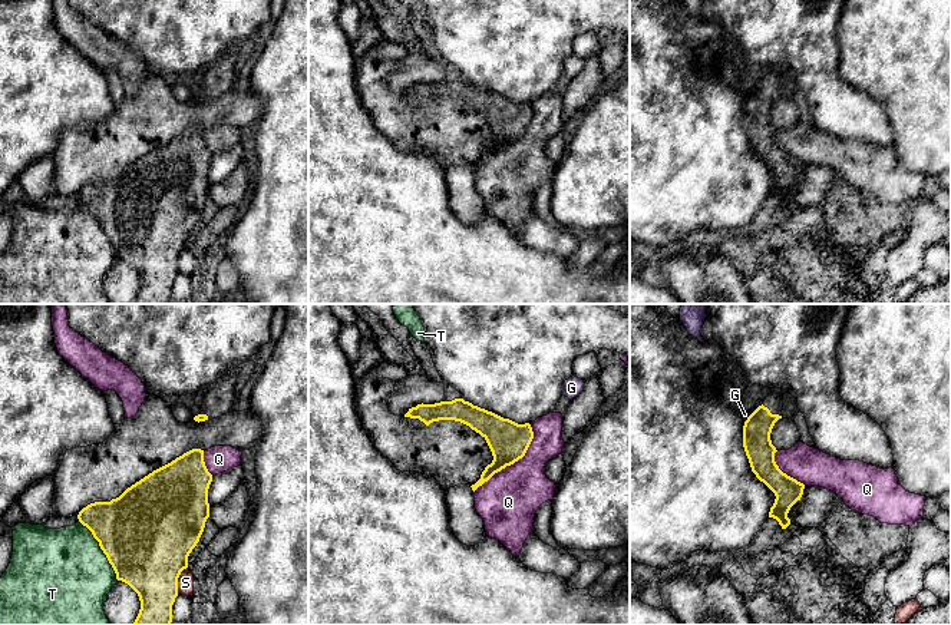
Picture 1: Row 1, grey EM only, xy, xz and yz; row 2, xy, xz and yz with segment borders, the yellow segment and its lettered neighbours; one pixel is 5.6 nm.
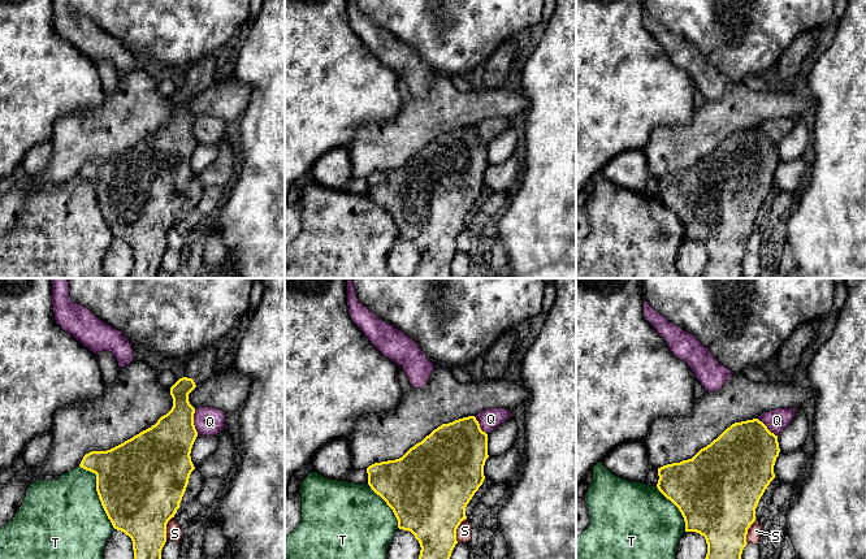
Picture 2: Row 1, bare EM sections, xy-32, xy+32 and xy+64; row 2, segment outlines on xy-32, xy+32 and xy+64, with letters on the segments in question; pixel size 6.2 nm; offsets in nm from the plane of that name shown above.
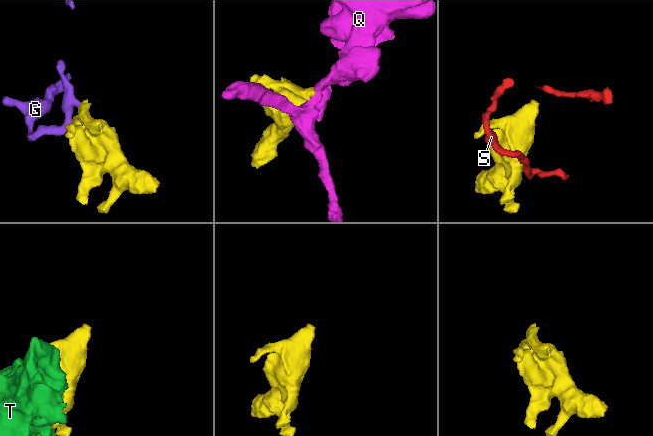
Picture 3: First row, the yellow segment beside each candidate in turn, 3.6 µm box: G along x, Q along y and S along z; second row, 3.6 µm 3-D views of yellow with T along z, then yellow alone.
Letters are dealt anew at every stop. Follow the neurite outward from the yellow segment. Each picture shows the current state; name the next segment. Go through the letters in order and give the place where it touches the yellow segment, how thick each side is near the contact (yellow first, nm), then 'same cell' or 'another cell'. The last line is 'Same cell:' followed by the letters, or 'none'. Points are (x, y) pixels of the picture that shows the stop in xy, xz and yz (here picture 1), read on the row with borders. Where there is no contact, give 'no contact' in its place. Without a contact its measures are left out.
G: contact yz (748, 419); calibres 160 and 50 nm; another cell
Q: contact xz (514, 462); calibres 220 and 320 nm; another cell
S: contact xy (177, 579); calibres 460 and 100 nm; another cell
T: contact xy (101, 548); calibres 480 and 500 nm; another cell
Same cell: none

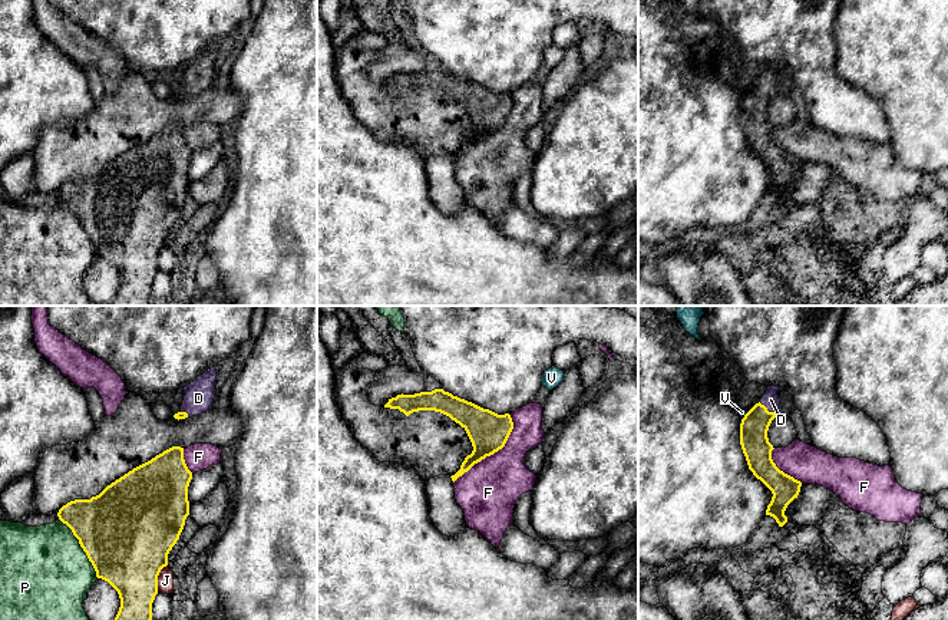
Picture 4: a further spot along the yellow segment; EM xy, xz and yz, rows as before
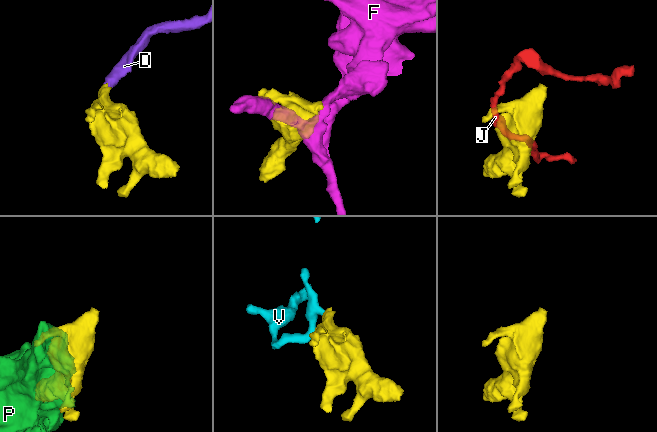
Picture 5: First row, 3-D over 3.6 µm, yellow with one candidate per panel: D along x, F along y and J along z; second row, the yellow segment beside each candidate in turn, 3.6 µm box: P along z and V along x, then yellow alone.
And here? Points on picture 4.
D: contact yz (768, 411); calibres 160 and 90 nm; same cell
F: contact xz (494, 452); calibres 220 and 320 nm; another cell
J: contact xy (157, 577); calibres 460 and 100 nm; another cell
P: contact xy (81, 546); calibres 480 and 500 nm; another cell
V: contact yz (745, 416); calibres 160 and 50 nm; another cell
Same cell: D

